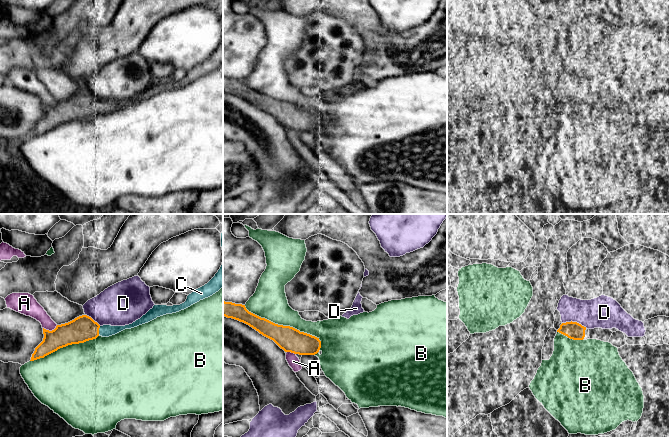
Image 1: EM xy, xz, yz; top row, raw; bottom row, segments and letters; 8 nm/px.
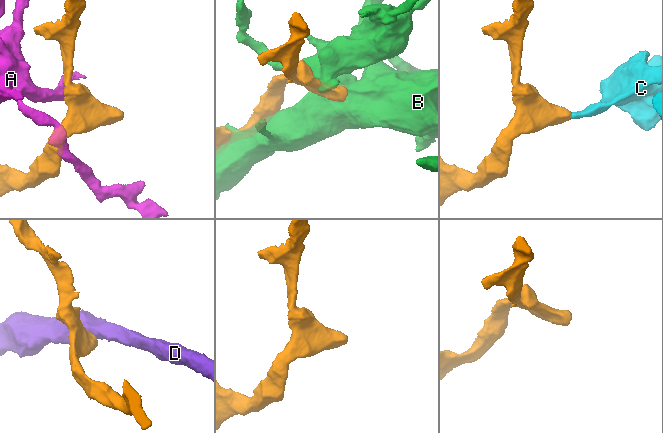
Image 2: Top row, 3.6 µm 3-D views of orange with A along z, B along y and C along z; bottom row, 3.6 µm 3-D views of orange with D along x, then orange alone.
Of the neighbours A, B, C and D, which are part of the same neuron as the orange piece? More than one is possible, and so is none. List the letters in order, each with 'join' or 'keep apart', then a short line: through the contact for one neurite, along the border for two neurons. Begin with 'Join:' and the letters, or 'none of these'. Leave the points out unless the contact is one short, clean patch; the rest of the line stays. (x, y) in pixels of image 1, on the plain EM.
Join: C
A: keep apart
B: keep apart
C: join
D: keep apart

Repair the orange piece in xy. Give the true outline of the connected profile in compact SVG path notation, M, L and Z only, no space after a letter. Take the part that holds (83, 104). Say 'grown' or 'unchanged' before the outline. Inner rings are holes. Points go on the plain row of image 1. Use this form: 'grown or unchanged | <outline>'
grown | M223 38L215 52L207 60L189 70L184 79L173 82L154 81L152 85L132 100L125 102L100 102L91 93L82 91L68 99L57 101L52 107L43 104L43 117L35 124L30 137L44 134L45 132L68 121L84 119L86 117L96 115L99 111L102 113L109 113L125 105L131 105L148 99L157 93L179 88L199 78L200 76L212 72L222 63Z

